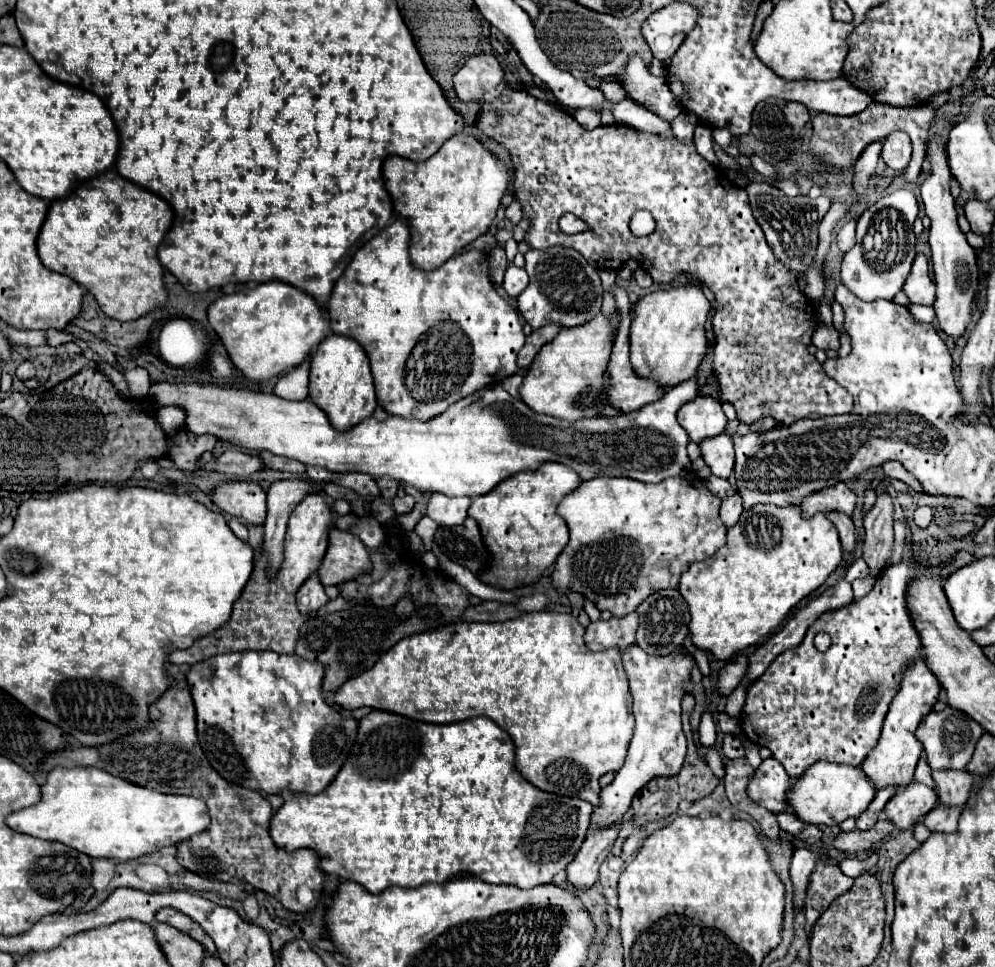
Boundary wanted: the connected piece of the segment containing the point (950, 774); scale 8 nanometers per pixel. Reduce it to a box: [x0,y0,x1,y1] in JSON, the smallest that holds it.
[933,770,975,806]

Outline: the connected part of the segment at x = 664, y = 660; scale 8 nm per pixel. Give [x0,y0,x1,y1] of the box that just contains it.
[591,644,695,826]

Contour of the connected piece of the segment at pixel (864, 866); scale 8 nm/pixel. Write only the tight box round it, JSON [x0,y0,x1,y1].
[839,850,878,878]

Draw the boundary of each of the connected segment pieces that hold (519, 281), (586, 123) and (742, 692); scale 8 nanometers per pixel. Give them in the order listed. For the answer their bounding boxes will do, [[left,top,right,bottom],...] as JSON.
[[503,264,527,296],[573,110,599,130],[725,684,749,716]]

